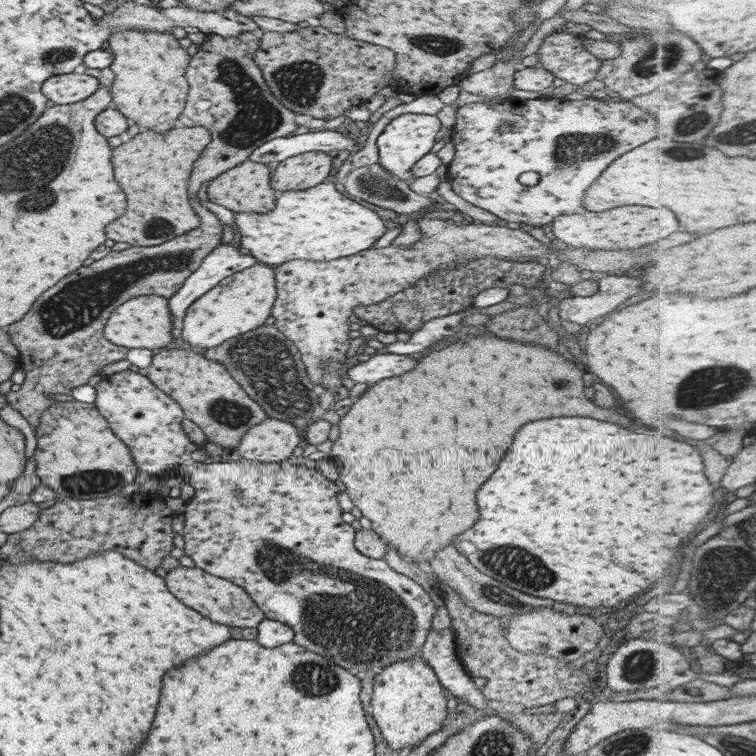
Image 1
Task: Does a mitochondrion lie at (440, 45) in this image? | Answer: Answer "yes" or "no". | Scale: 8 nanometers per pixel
yes

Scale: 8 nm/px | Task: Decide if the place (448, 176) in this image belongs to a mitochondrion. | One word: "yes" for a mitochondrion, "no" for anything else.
no

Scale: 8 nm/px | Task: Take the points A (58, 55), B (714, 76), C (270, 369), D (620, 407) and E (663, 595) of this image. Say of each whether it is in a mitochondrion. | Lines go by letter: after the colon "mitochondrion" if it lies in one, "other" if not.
A: mitochondrion
B: other
C: mitochondrion
D: other
E: other

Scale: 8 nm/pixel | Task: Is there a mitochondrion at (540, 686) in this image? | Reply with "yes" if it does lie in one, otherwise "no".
no

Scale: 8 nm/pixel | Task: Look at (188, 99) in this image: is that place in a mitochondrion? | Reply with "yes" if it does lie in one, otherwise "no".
no

